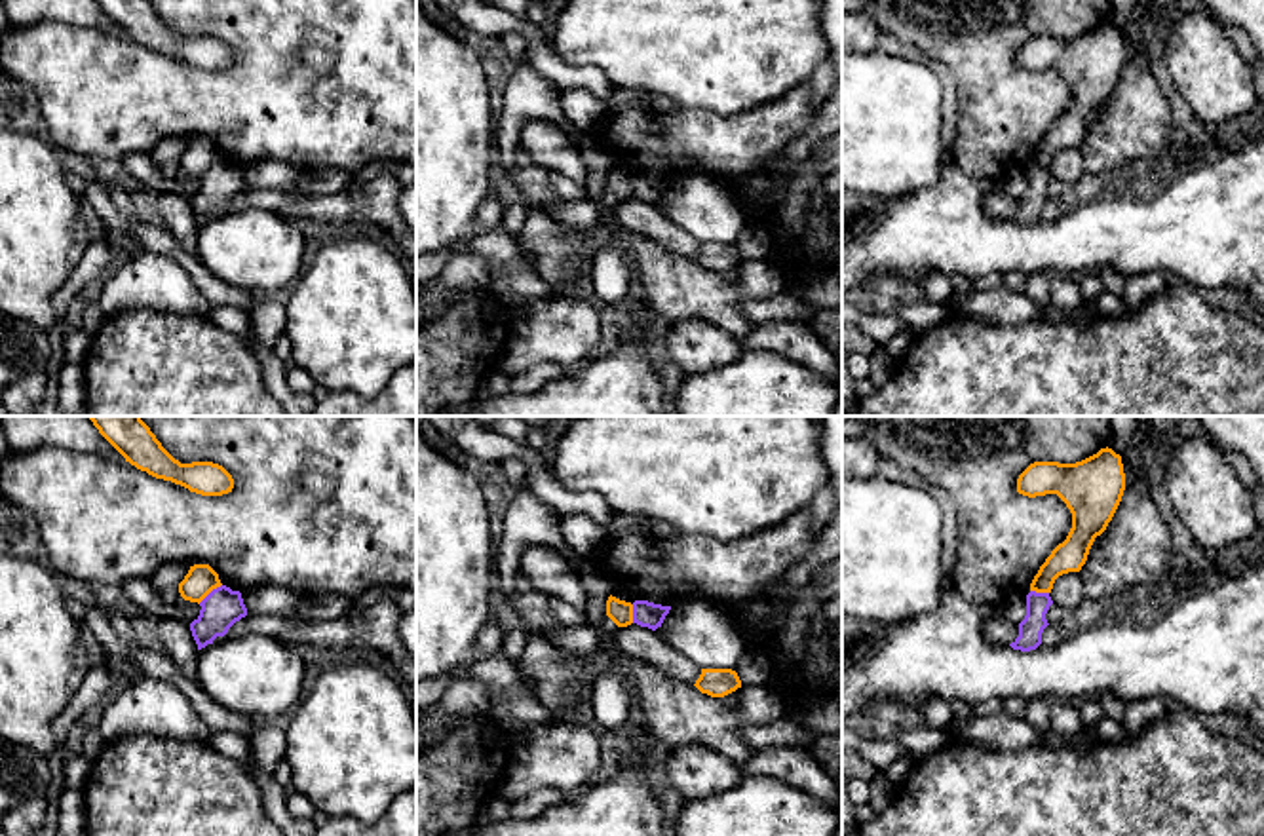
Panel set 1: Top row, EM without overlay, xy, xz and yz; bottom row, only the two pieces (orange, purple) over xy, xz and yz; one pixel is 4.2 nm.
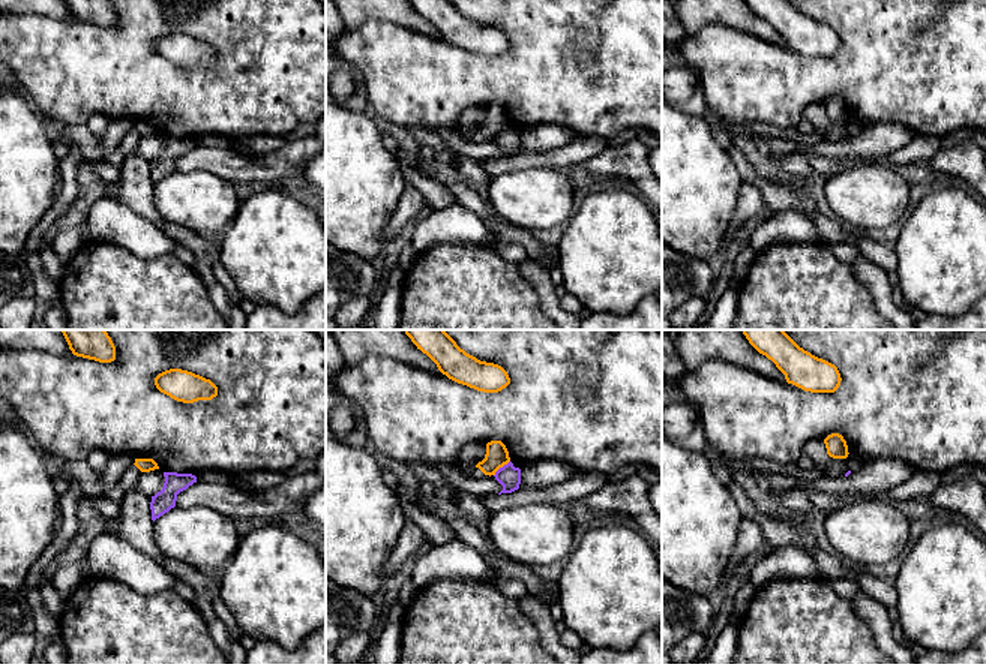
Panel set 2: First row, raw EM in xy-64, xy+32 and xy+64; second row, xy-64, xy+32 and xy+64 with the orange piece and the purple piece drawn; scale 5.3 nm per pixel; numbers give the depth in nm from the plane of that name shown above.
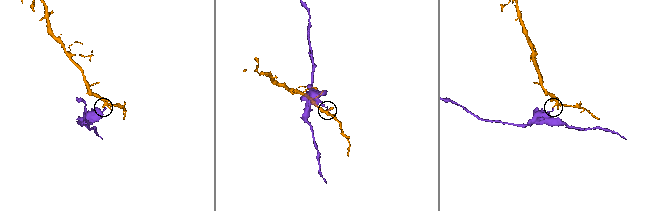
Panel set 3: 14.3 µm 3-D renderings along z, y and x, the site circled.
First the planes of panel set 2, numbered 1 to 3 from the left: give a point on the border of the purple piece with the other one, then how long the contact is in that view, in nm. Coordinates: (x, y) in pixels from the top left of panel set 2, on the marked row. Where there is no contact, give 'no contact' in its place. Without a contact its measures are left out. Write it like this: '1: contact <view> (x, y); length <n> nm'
1: no contact
2: contact xy+32 (500, 466); length 120 nm
3: no contact

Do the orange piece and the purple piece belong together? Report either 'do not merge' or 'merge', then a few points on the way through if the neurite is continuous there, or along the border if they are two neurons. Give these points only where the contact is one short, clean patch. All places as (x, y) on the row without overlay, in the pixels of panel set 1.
do not merge | along xy (221, 158), (198, 177)

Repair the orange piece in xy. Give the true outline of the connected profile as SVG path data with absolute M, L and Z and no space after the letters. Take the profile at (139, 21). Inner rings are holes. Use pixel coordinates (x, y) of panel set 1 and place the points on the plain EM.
M95 0L99 8L141 46L171 55L201 70L222 70L232 66L234 53L219 38L181 38L156 13L148 0Z

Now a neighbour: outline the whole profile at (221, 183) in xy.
M226 160L213 163L200 180L200 190L190 198L198 224L224 211L236 196L247 190L241 167Z

